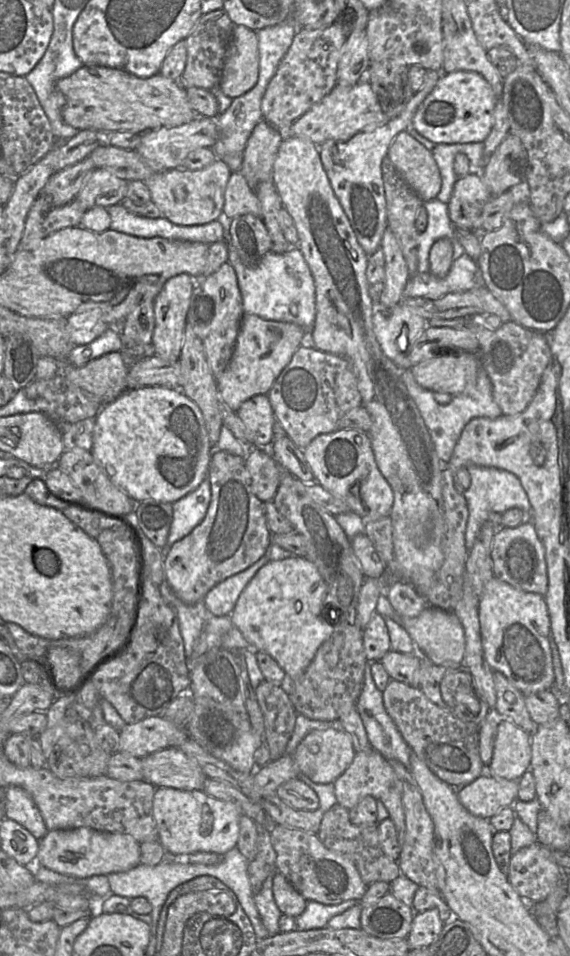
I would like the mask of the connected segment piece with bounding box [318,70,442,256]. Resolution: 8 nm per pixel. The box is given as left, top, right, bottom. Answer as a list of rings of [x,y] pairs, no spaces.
[[[427,70],[421,89],[413,95],[406,108],[383,125],[359,132],[347,141],[327,140],[318,146],[334,194],[352,226],[358,243],[368,256],[380,248],[383,234],[388,227],[382,162],[395,137],[411,127],[417,109],[432,92],[441,74],[442,71]]]

